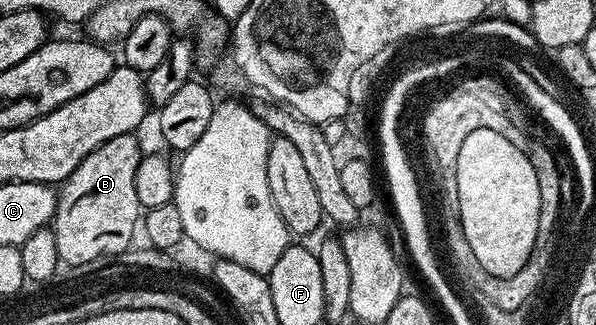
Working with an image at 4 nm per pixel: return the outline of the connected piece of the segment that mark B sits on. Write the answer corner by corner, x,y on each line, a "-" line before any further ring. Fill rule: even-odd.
128,133
107,139
107,143
95,147
95,151
91,151
91,155
87,155
60,186
51,228
55,235
57,260
62,266
89,267
102,259
117,259
132,243
133,232
136,229
138,232
143,217
139,195
135,195
135,171
143,150
135,138
133,133

